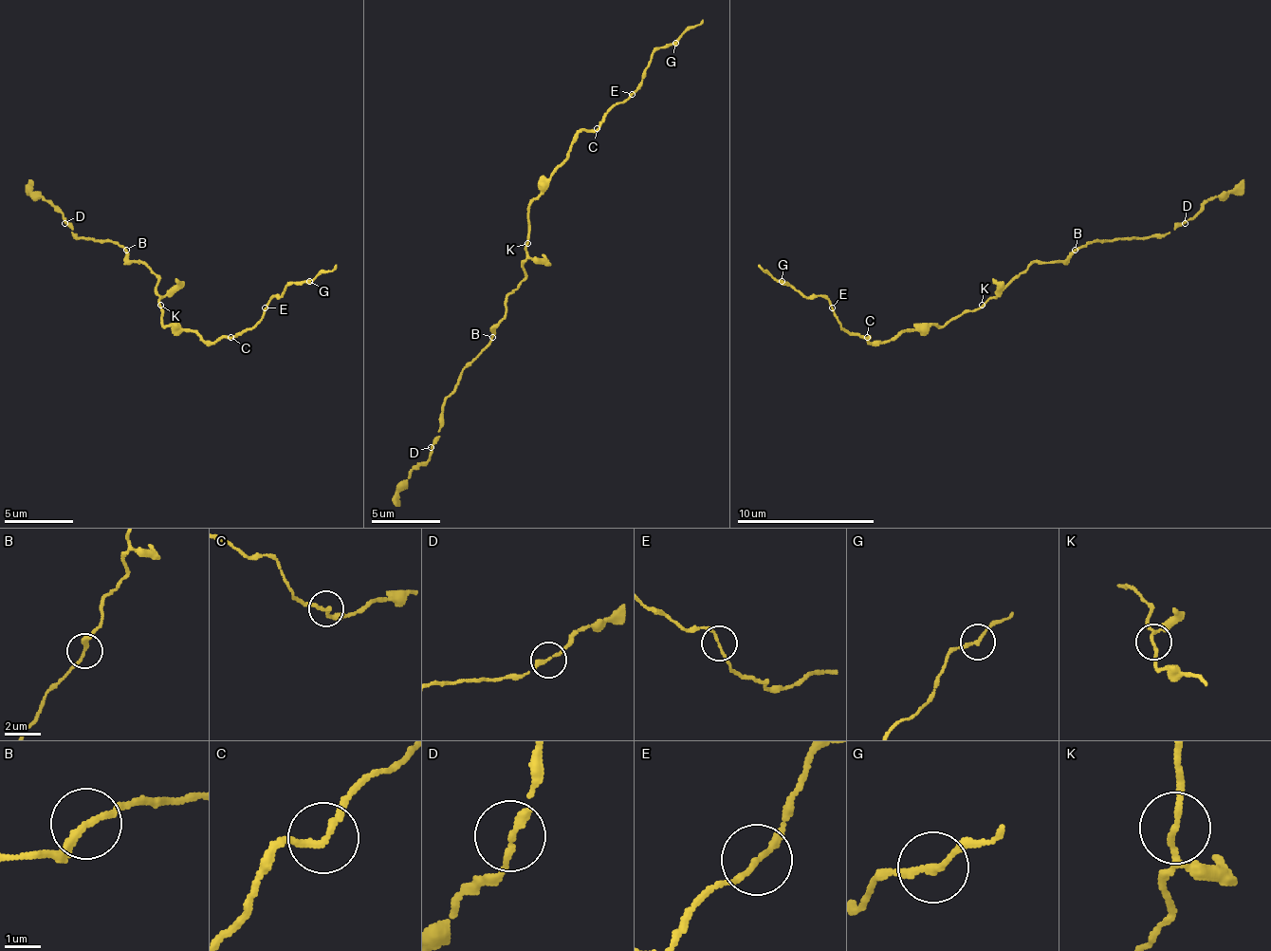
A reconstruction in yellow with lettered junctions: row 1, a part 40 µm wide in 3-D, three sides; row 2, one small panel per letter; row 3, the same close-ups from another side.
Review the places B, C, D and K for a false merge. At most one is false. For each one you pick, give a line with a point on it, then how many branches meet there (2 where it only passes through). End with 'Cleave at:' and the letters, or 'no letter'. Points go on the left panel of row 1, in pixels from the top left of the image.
Cleave at: no letter

